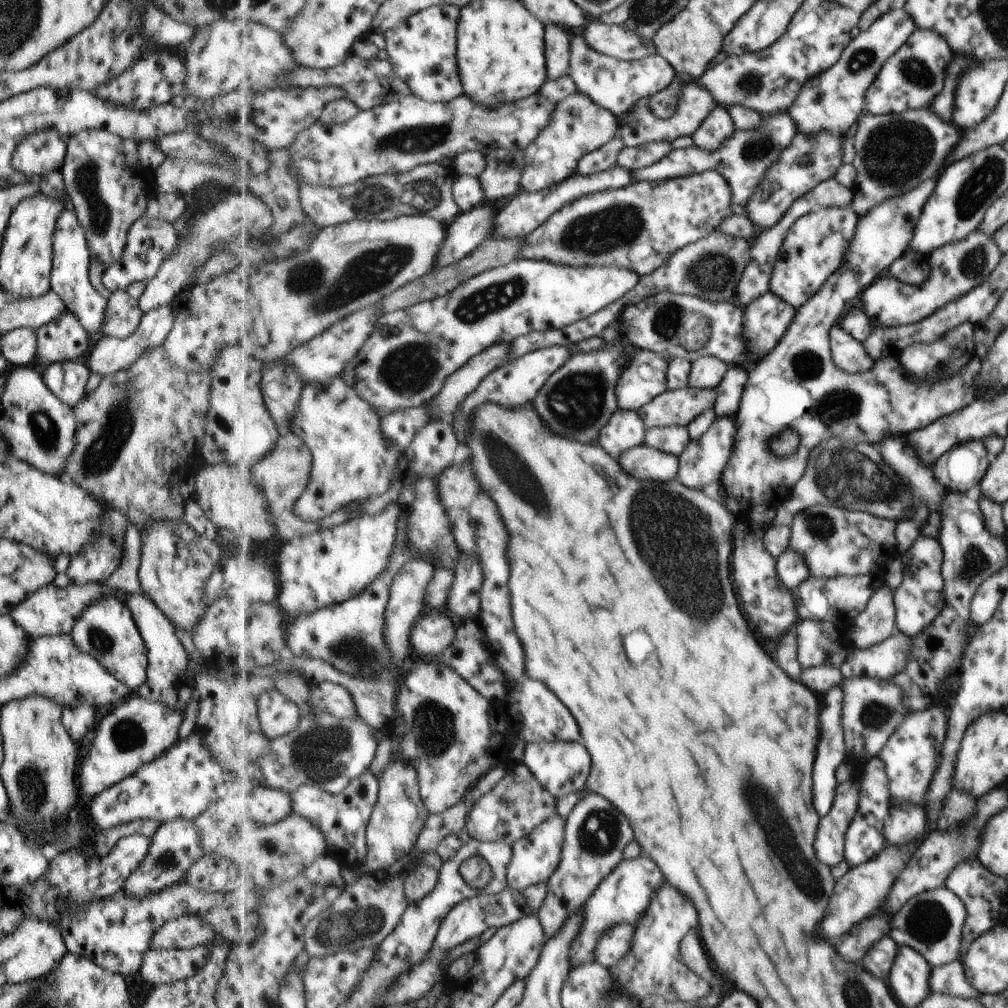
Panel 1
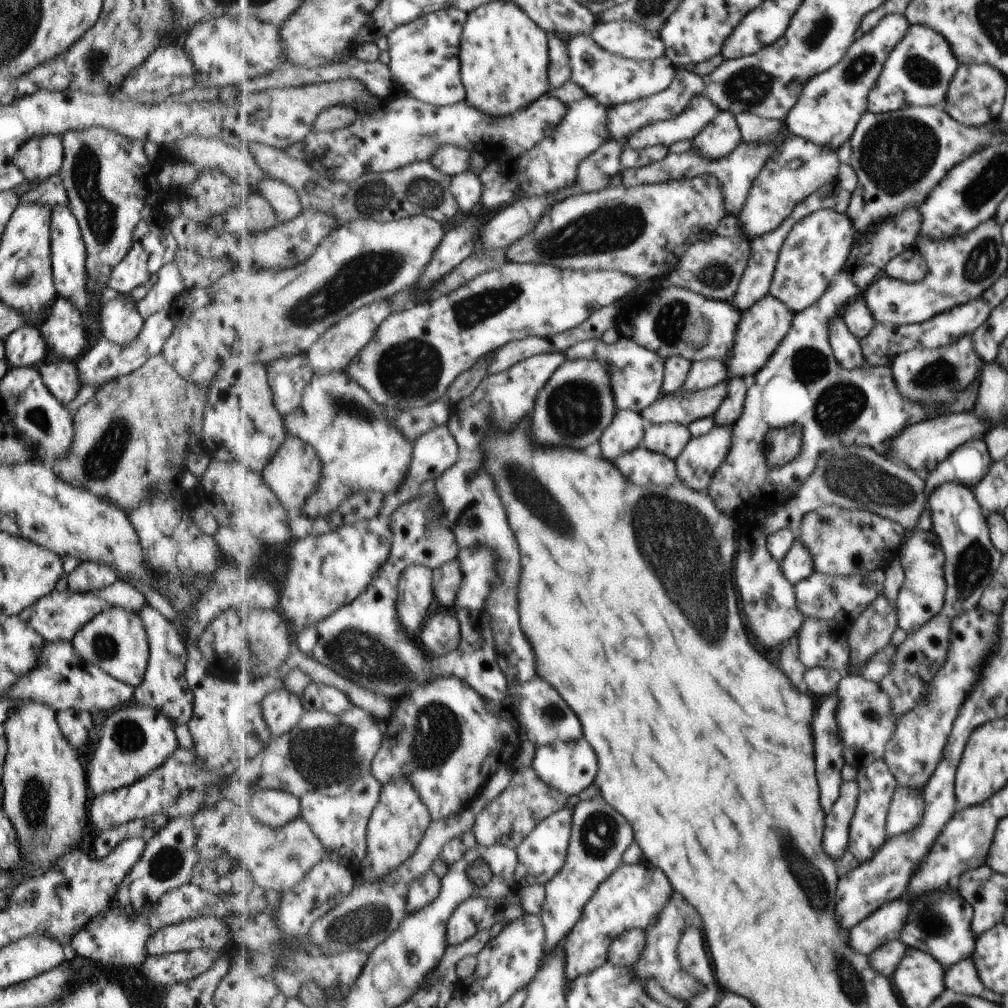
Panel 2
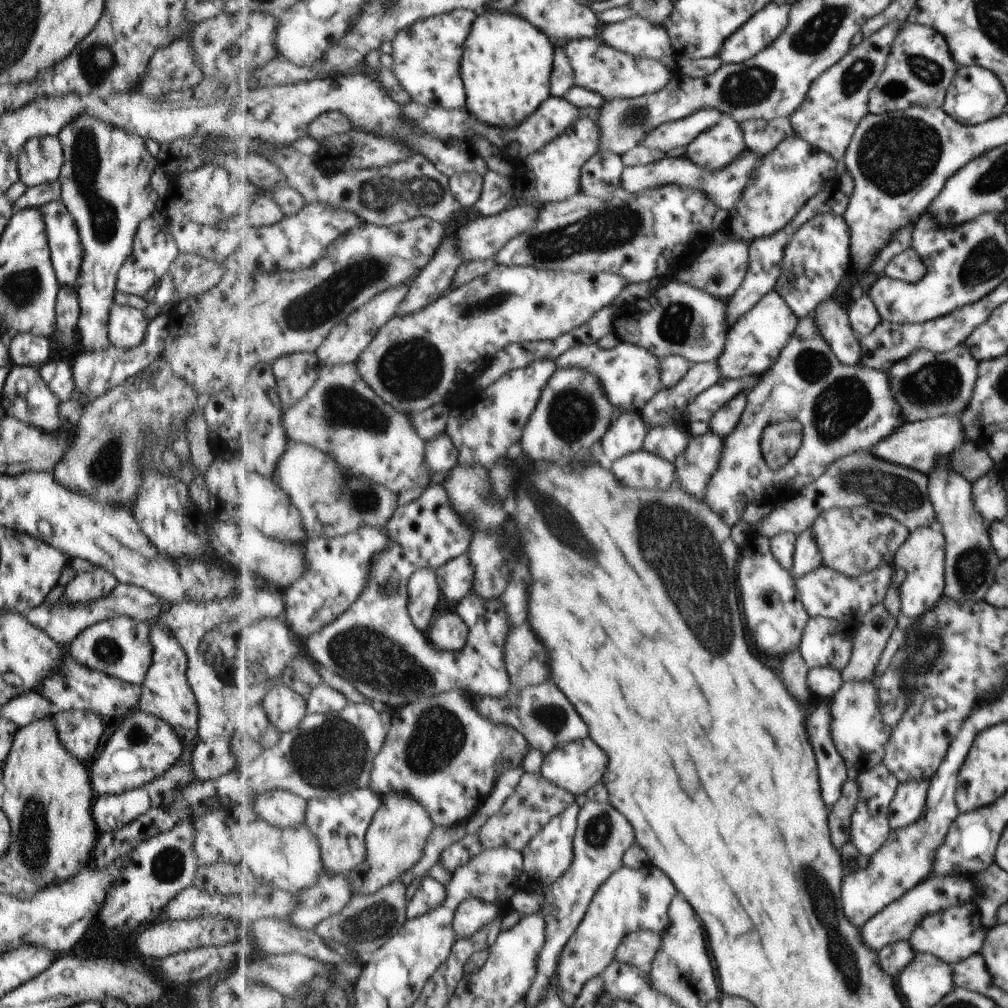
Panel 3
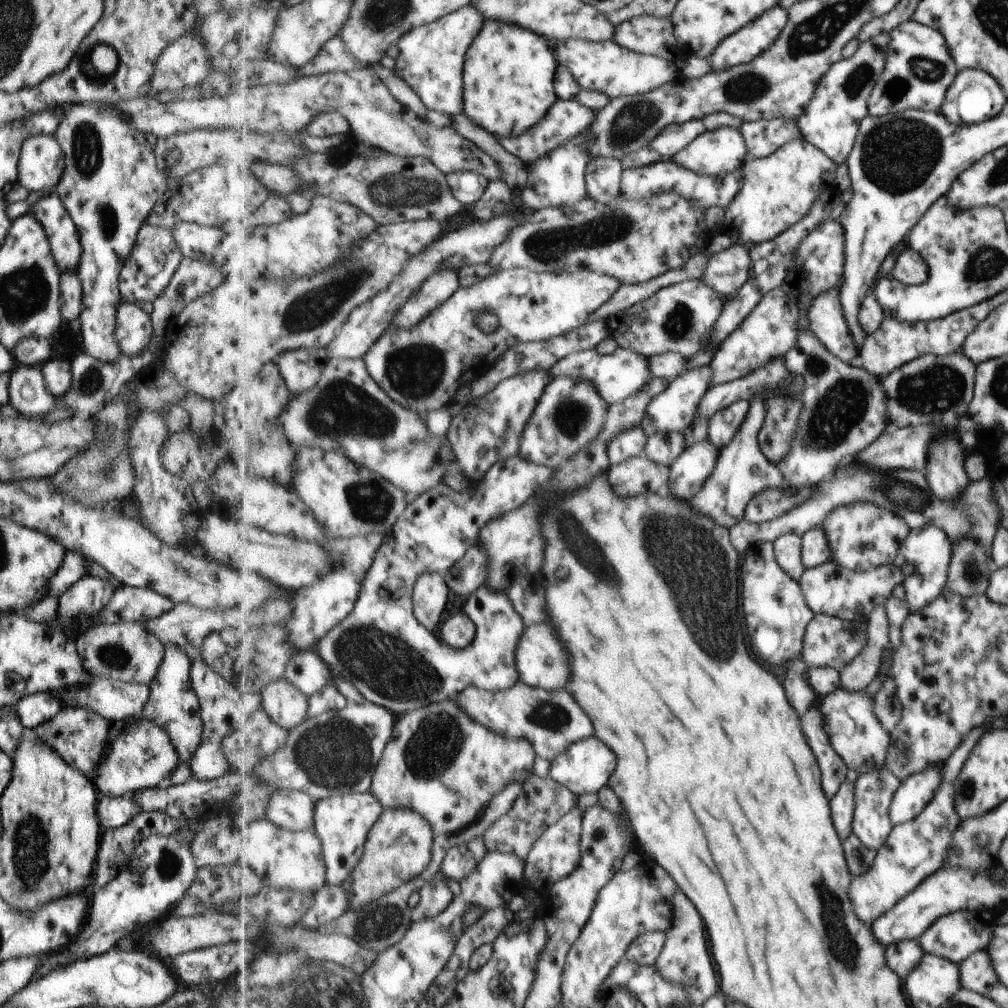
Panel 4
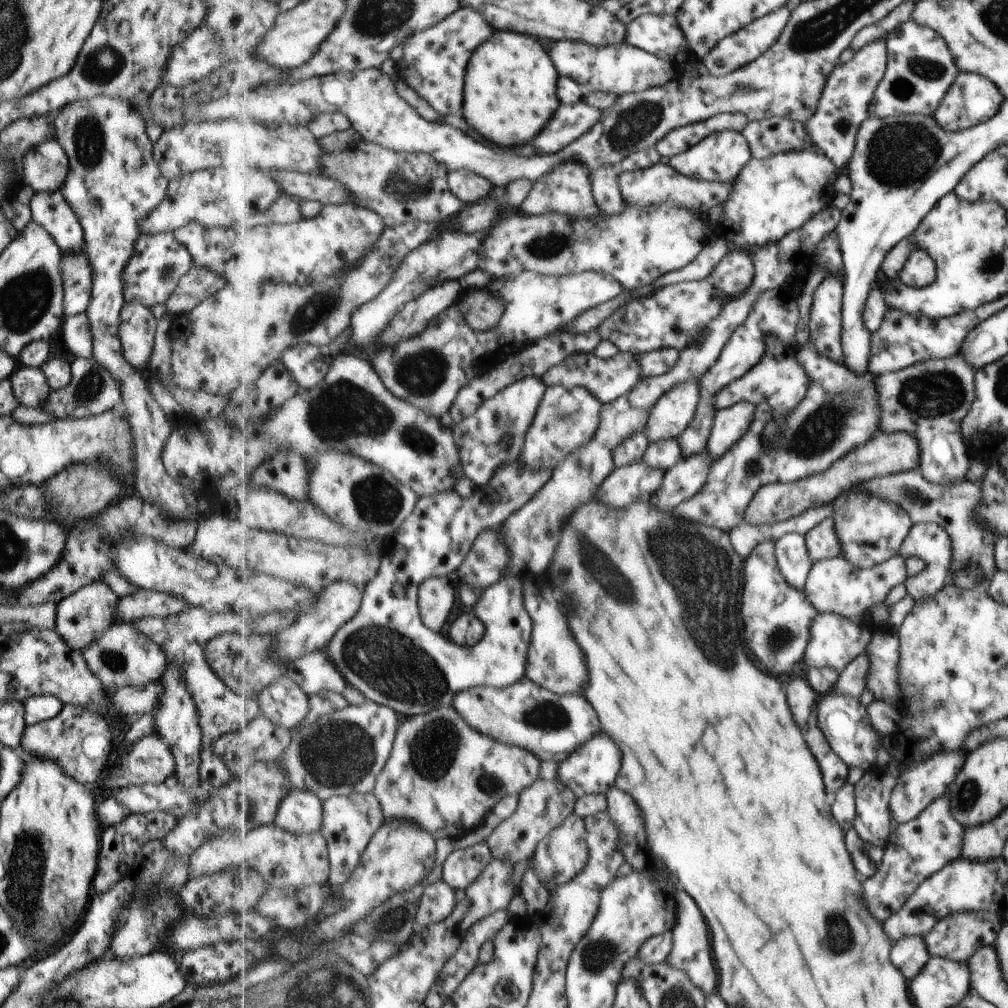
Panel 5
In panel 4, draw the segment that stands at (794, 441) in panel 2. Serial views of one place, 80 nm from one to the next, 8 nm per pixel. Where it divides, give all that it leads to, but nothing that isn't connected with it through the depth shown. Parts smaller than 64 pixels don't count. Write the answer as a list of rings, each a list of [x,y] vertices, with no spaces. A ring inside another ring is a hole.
[[[777,357],[765,366],[754,370],[750,375],[711,387],[702,398],[698,414],[711,420],[715,413],[729,408],[733,403],[740,400],[751,401],[761,395],[767,408],[765,409],[765,422],[759,432],[759,446],[771,462],[778,463],[786,457],[795,438],[802,411],[803,391],[804,380],[787,368],[785,357]]]

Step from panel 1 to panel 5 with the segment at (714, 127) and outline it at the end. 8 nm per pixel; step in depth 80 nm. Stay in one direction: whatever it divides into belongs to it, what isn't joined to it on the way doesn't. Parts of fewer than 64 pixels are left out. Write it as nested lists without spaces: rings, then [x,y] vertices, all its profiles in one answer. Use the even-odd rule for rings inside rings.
[[[723,131],[708,136],[697,146],[674,156],[668,162],[680,173],[695,180],[733,183],[753,157],[750,144],[743,133]]]

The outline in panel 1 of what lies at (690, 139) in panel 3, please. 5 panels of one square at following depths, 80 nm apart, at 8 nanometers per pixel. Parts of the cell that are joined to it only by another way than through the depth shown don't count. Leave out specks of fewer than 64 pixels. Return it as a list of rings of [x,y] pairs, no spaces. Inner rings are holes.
[[[693,82],[684,86],[678,111],[670,119],[660,119],[650,110],[650,98],[641,99],[624,117],[620,118],[619,137],[627,147],[642,147],[643,145],[669,141],[670,143],[683,136],[692,137],[702,126],[703,121],[719,106],[712,92]]]

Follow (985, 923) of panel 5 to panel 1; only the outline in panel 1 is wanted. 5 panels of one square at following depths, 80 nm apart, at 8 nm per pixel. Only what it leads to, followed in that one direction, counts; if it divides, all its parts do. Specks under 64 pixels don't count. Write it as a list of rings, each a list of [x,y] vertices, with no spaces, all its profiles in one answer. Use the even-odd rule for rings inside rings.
[[[939,887],[912,896],[893,914],[893,937],[901,946],[915,949],[931,967],[942,967],[962,956],[962,928],[965,926],[966,907],[950,889]]]

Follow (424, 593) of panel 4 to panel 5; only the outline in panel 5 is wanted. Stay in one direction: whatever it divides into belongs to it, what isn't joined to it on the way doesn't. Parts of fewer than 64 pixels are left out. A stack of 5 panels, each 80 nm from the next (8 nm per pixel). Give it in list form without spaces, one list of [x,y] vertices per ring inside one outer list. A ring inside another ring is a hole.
[[[446,576],[433,577],[425,580],[419,589],[419,606],[423,622],[441,632],[449,622],[455,610],[457,594]]]

